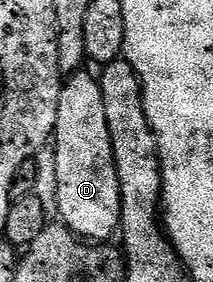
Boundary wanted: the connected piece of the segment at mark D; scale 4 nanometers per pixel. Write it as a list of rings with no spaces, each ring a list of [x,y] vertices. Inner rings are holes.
[[[78,72],[70,75],[62,83],[59,92],[59,103],[57,104],[57,120],[55,121],[55,133],[53,135],[53,146],[55,142],[55,206],[59,209],[58,221],[66,226],[70,233],[74,234],[76,239],[82,240],[87,244],[99,244],[95,242],[107,242],[111,237],[116,237],[123,221],[123,201],[121,200],[121,190],[119,188],[119,177],[115,167],[115,153],[111,147],[111,124],[105,116],[105,104],[103,103],[103,93],[99,87],[98,81],[90,78],[86,72]]]

